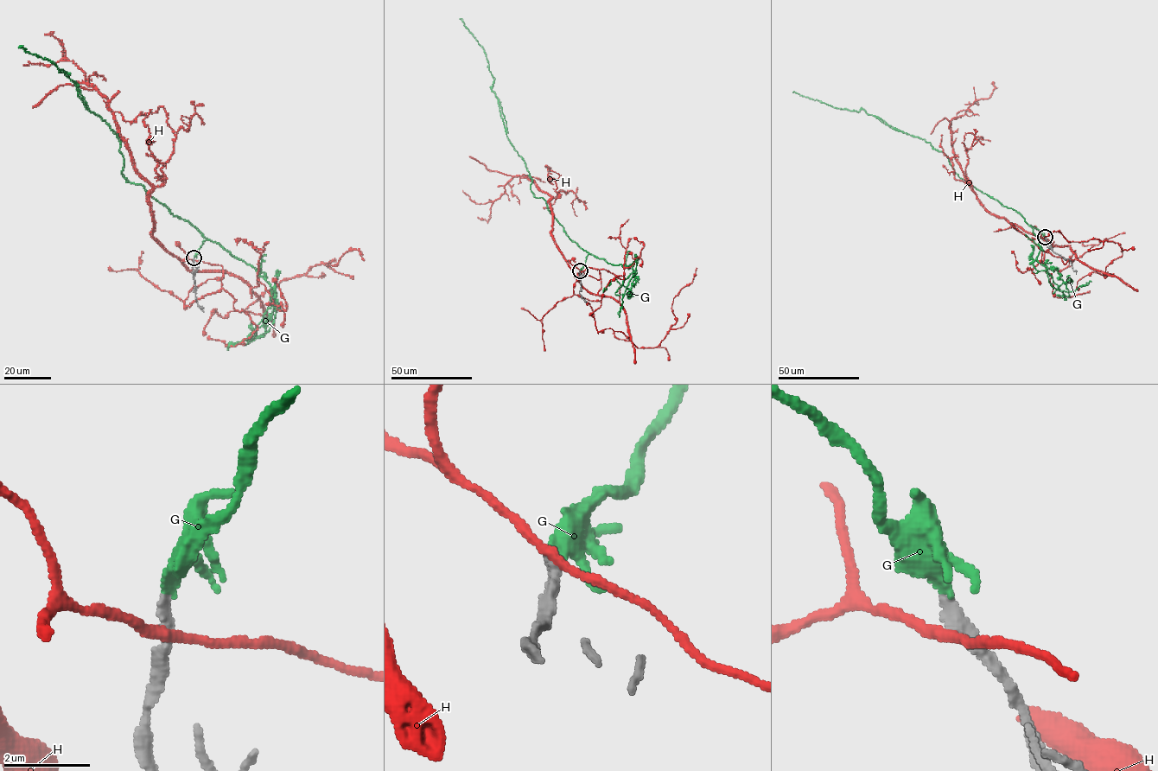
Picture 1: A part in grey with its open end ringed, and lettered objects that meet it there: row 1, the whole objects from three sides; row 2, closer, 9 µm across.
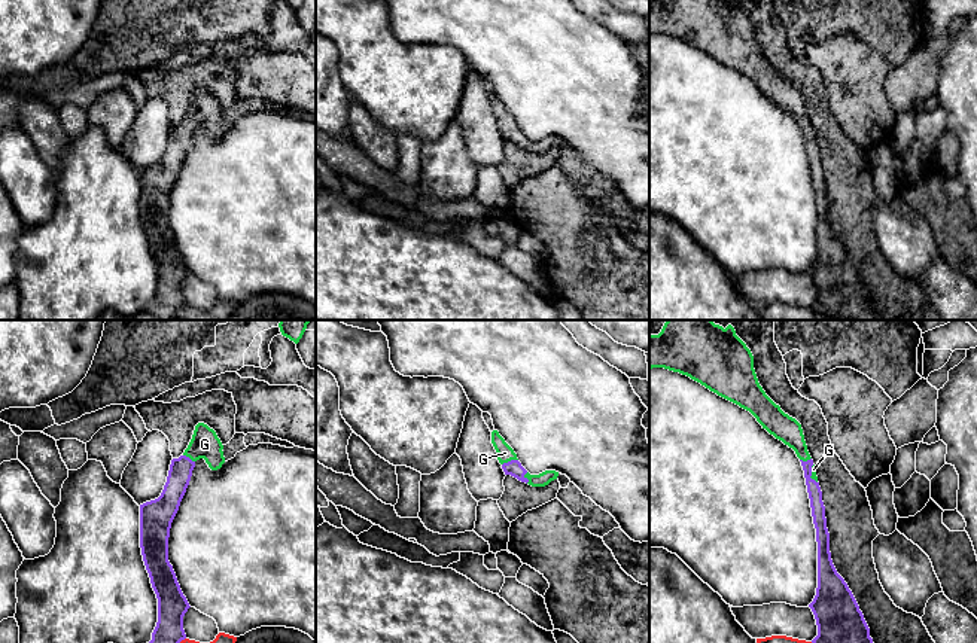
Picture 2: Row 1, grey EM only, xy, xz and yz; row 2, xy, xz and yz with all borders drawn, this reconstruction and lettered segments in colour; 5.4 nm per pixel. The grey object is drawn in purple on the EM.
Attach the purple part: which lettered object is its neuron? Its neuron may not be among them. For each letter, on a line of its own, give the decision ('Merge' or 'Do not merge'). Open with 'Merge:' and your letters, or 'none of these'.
Merge: G
G: Merge
H: Do not merge

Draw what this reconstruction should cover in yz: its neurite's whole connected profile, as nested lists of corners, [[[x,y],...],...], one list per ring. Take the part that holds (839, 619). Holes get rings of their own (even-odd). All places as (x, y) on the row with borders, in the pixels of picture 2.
[[[667,320],[658,335],[649,335],[649,369],[652,368],[664,368],[687,375],[718,396],[749,411],[763,429],[795,451],[804,470],[818,542],[818,588],[813,601],[809,604],[816,619],[818,636],[812,643],[873,643],[864,615],[831,560],[822,491],[816,467],[807,451],[801,424],[785,414],[766,394],[754,369],[754,356],[736,335],[734,327],[728,324],[724,329],[712,320]]]

